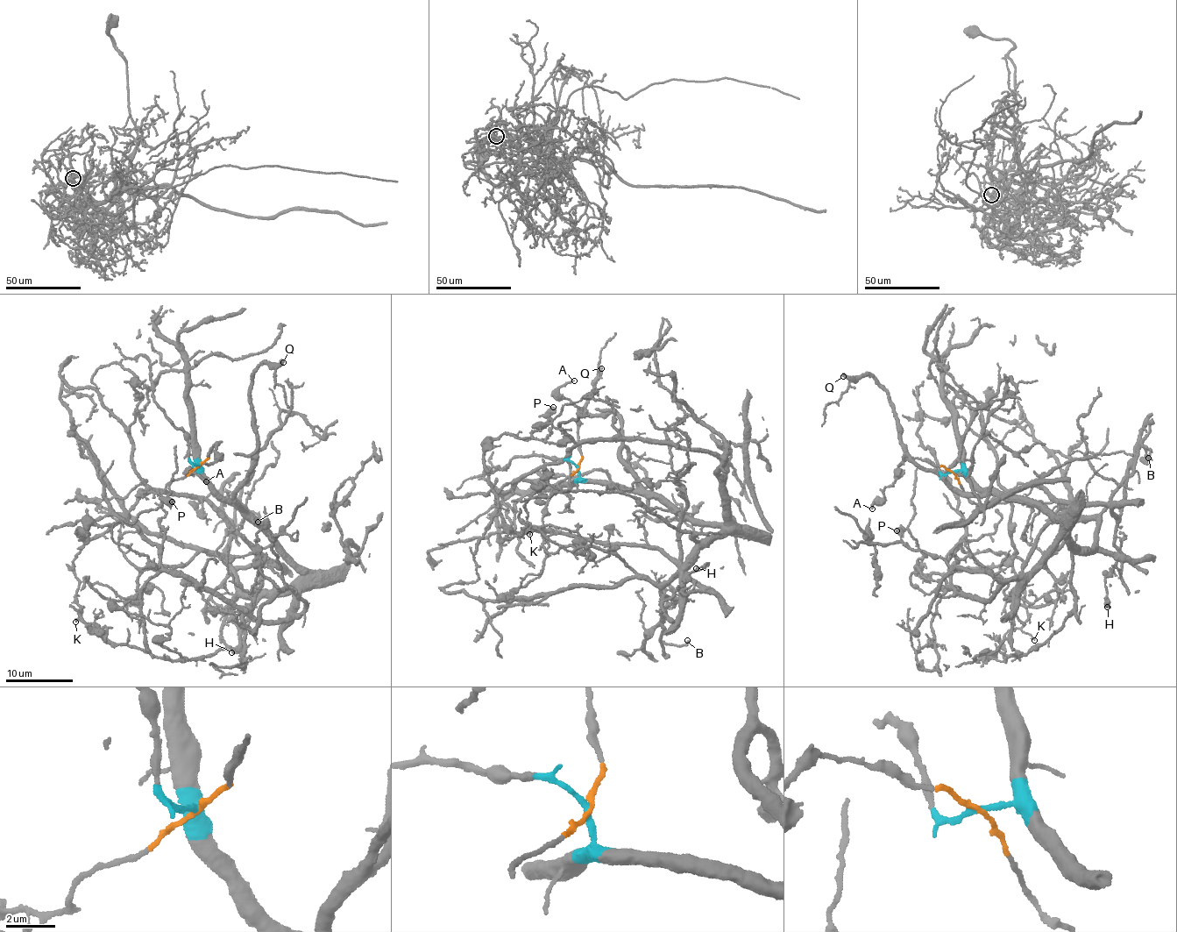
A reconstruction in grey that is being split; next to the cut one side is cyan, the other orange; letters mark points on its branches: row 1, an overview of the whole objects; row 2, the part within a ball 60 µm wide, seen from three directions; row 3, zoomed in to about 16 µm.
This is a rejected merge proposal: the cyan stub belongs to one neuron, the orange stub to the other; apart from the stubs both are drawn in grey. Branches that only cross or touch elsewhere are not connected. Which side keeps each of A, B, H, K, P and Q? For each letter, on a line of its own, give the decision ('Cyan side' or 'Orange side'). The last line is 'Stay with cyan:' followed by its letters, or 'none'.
A: Orange side
B: Cyan side
H: Orange side
K: Orange side
P: Orange side
Q: Cyan side
Stay with cyan: B, Q

